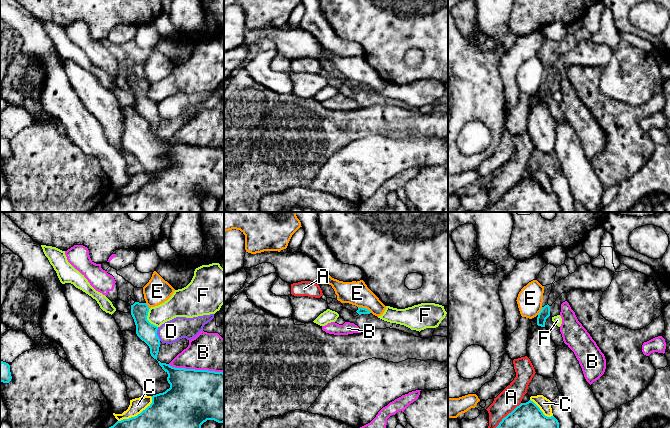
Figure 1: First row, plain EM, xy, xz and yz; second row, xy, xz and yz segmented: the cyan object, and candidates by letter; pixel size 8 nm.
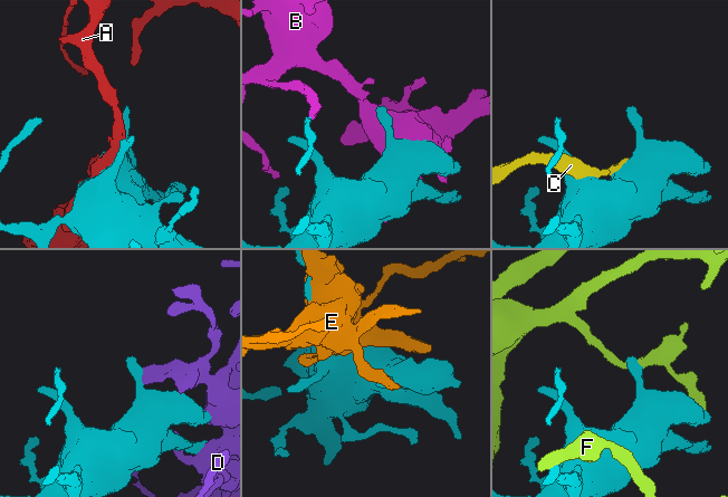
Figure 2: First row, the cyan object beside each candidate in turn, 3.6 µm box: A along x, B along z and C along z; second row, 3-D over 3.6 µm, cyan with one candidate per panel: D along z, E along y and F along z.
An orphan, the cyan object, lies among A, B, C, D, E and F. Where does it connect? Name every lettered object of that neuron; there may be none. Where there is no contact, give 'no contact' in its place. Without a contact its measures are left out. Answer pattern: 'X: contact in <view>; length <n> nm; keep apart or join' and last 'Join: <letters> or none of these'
A: contact in yz; length 360 nm; keep apart
B: contact in xy; length 460 nm; keep apart
C: contact in xy; length 340 nm; keep apart
D: contact in xy; length 110 nm; keep apart
E: contact in xz; length 120 nm; keep apart
F: contact in xy; length 170 nm; keep apart
Join: none of these

